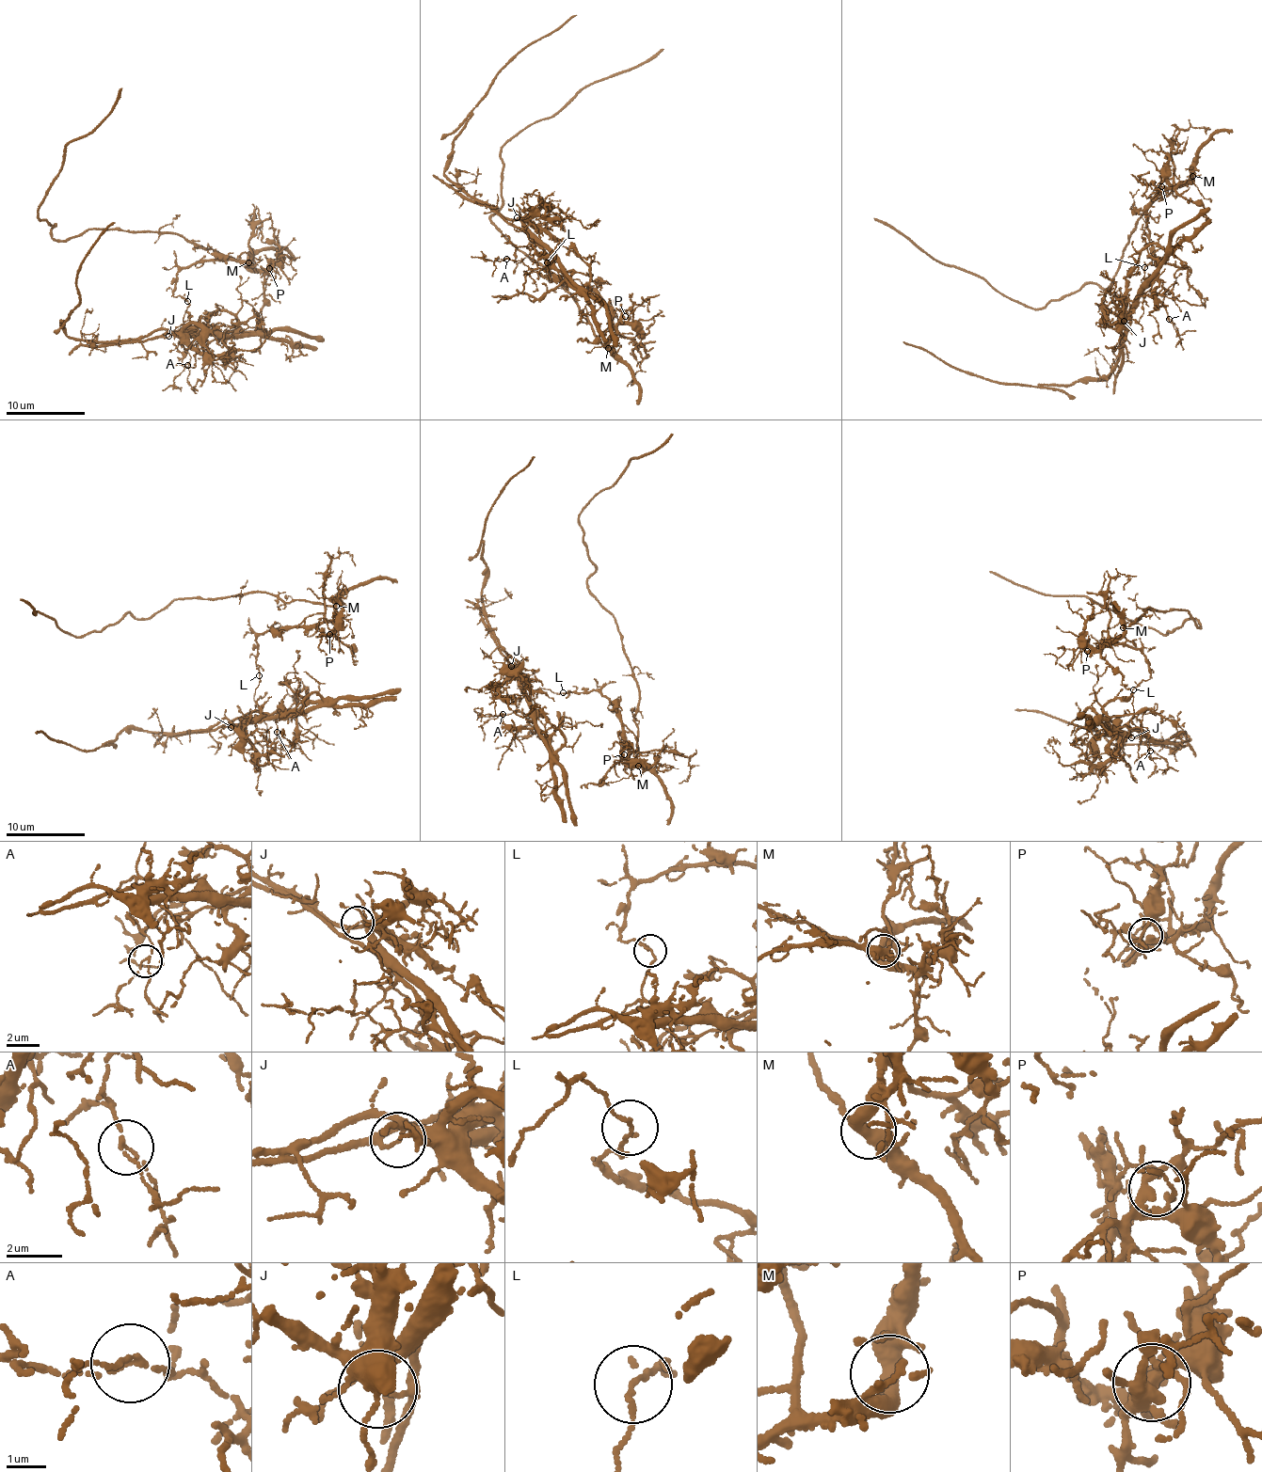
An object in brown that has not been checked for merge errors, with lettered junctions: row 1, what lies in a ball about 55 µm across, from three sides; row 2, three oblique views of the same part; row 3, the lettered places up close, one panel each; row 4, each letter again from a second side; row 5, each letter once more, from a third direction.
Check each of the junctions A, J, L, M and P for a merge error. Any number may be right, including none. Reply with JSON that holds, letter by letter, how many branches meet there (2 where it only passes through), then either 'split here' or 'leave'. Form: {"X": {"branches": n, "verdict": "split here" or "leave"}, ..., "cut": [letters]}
{"A": {"branches": 3, "verdict": "leave"}, "J": {"branches": 4, "verdict": "split here"}, "L": {"branches": 3, "verdict": "split here"}, "M": {"branches": 4, "verdict": "leave"}, "P": {"branches": 4, "verdict": "leave"}, "cut": ["J", "L"]}

